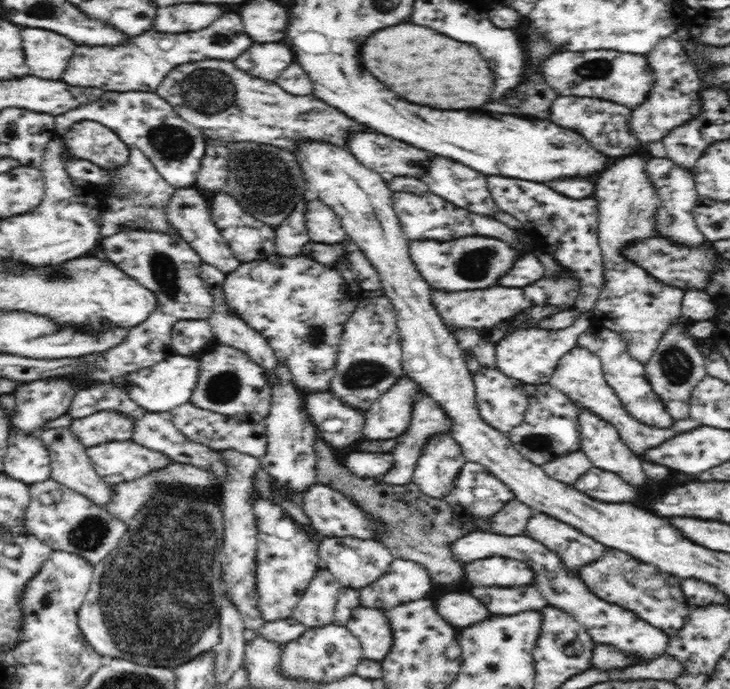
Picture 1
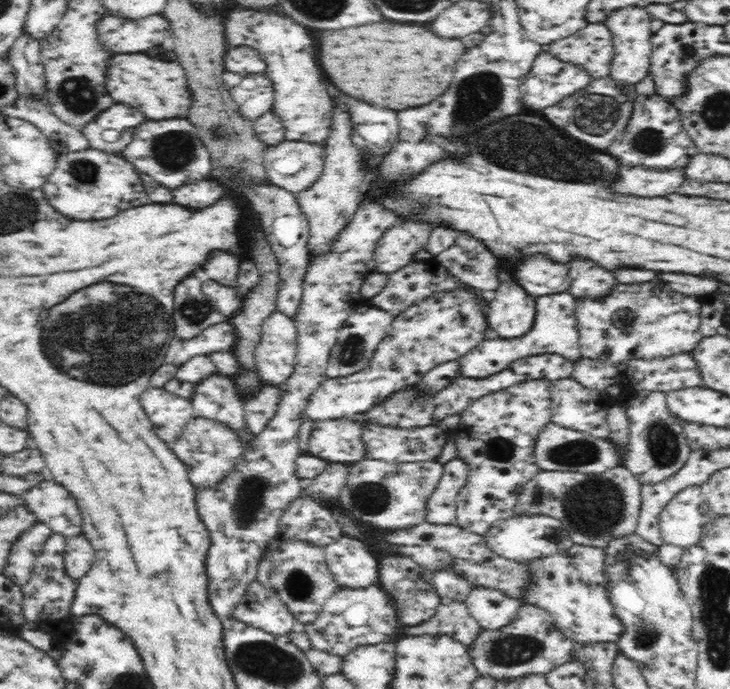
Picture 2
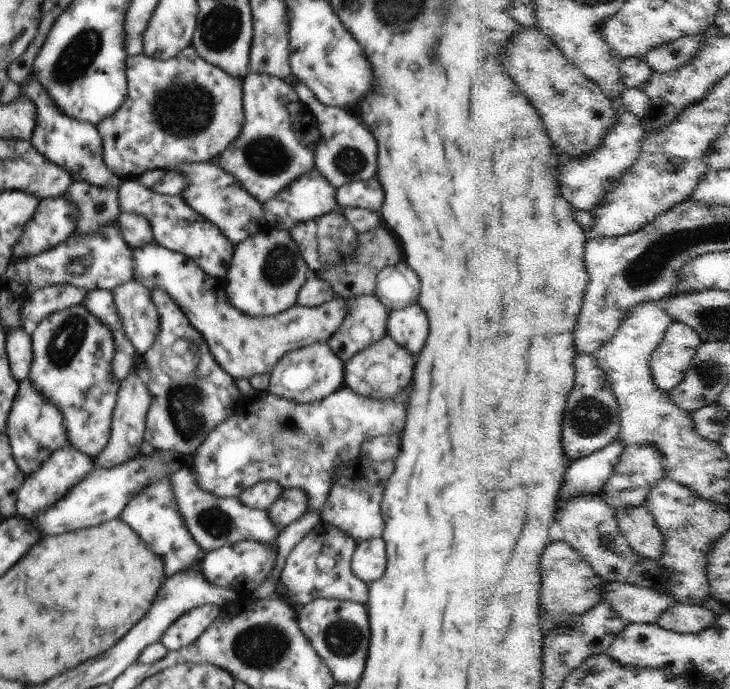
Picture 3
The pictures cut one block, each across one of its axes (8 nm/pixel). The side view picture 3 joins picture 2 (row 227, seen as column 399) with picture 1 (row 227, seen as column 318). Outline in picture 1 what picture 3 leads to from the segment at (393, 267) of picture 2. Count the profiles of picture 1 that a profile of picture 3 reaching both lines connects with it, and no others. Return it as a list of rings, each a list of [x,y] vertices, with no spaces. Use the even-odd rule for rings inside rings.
[[[408,192],[392,193],[393,208],[400,220],[400,227],[404,231],[408,240],[454,240],[463,236],[490,236],[496,237],[506,243],[512,245],[517,250],[535,249],[533,245],[523,244],[518,240],[516,230],[512,230],[488,216],[480,216],[480,214],[472,214],[464,208],[458,208],[450,202],[446,202],[444,198],[436,196],[436,194],[426,194],[426,196],[414,196]]]

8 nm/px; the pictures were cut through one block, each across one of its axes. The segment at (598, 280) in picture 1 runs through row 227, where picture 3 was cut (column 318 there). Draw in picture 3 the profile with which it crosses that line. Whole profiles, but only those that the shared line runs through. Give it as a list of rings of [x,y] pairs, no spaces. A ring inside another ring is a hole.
[[[321,520],[288,554],[284,570],[280,574],[278,596],[290,600],[292,604],[296,604],[296,608],[324,596],[330,599],[368,602],[368,584],[364,584],[351,570],[351,559],[357,544],[346,532]]]

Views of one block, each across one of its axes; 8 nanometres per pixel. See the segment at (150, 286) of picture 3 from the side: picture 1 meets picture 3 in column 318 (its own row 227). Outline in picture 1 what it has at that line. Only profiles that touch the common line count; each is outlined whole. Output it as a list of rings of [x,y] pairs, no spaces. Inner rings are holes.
[[[320,200],[310,201],[306,214],[306,231],[310,240],[335,245],[348,240],[341,219]]]

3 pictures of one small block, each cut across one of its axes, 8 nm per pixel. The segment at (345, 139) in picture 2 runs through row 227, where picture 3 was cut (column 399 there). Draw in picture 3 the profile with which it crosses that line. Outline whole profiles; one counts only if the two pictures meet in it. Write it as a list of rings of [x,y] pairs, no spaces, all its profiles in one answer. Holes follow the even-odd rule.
[[[418,304],[404,310],[390,311],[387,319],[387,336],[404,346],[410,354],[418,354],[428,336],[428,320]]]

